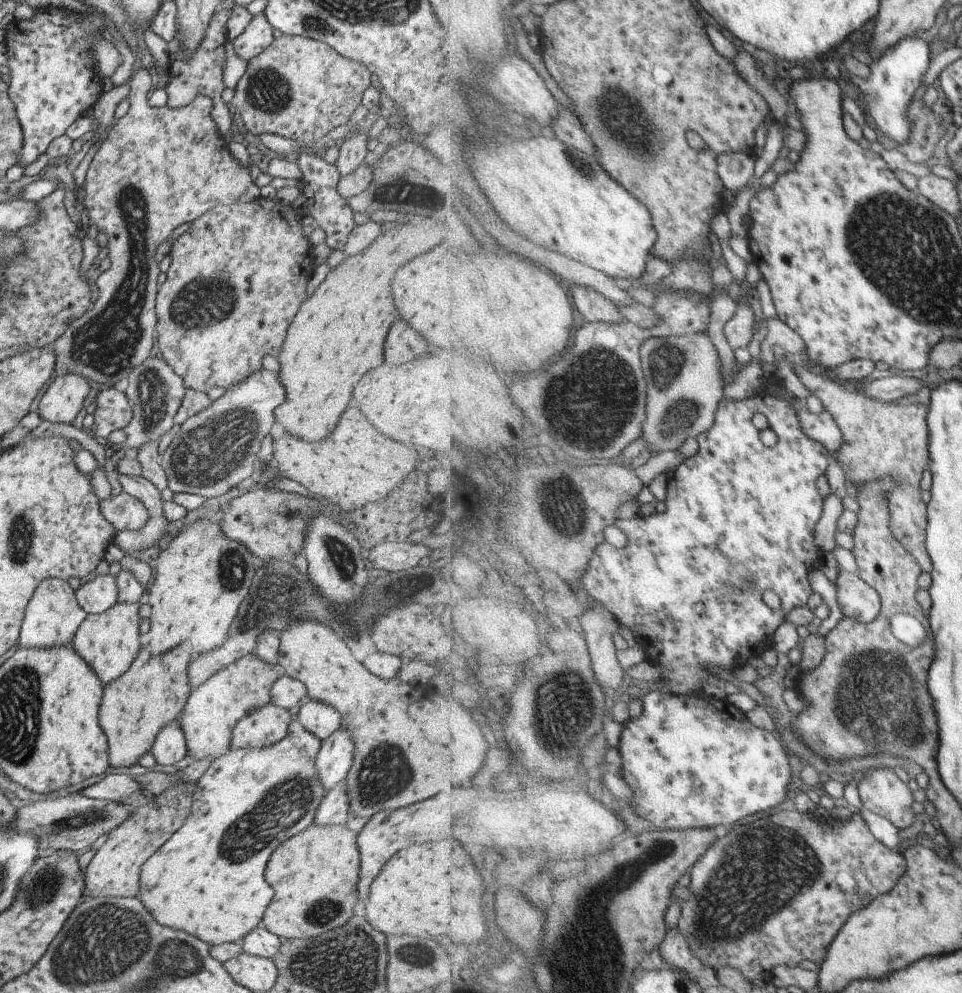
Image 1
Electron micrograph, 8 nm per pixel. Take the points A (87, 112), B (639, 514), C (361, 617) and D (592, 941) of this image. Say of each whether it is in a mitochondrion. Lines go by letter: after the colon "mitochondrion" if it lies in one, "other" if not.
A: other
B: other
C: mitochondrion
D: mitochondrion

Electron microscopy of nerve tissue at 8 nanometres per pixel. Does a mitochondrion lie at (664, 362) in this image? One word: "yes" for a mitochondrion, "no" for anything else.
yes

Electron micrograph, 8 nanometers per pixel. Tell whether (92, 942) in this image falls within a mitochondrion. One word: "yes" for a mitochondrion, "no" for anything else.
yes

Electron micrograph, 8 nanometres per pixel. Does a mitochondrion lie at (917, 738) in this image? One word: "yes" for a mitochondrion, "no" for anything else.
yes

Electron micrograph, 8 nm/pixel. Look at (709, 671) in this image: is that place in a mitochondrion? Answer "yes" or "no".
no

